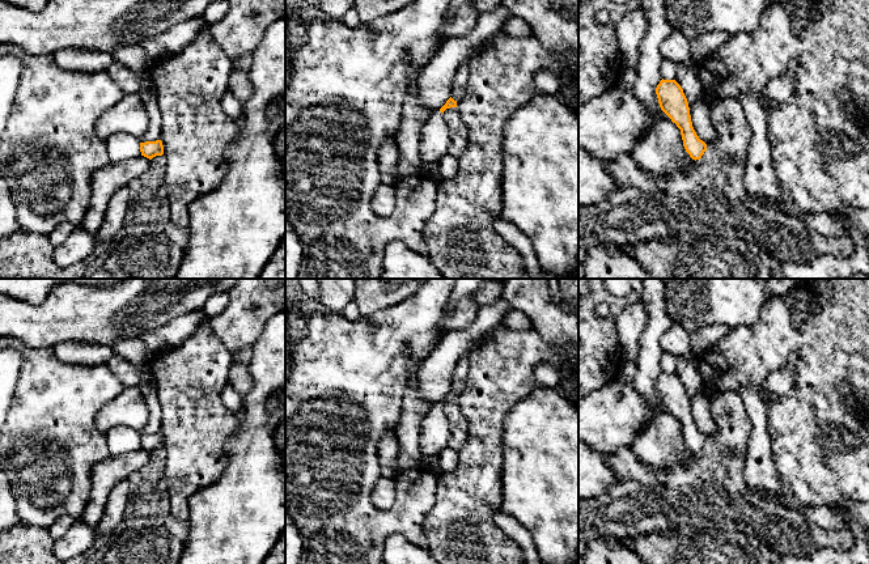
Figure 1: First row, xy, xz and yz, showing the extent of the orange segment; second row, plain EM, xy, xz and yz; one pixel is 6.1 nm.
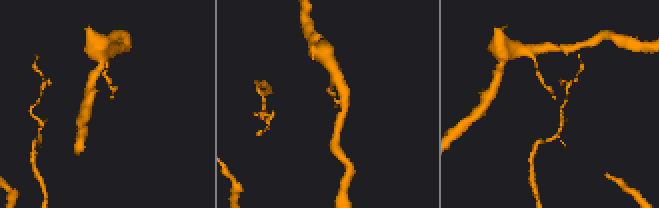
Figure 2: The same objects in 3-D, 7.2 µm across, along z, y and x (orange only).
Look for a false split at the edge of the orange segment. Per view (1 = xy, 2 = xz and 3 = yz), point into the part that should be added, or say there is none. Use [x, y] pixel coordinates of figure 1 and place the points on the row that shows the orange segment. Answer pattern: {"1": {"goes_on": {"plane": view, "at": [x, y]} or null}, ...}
{"1": {"goes_on": null}, "2": {"goes_on": null}, "3": {"goes_on": null}}

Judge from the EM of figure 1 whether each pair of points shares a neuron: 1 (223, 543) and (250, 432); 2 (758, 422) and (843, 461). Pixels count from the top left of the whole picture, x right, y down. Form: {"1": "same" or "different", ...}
{"1": "same", "2": "different"}

